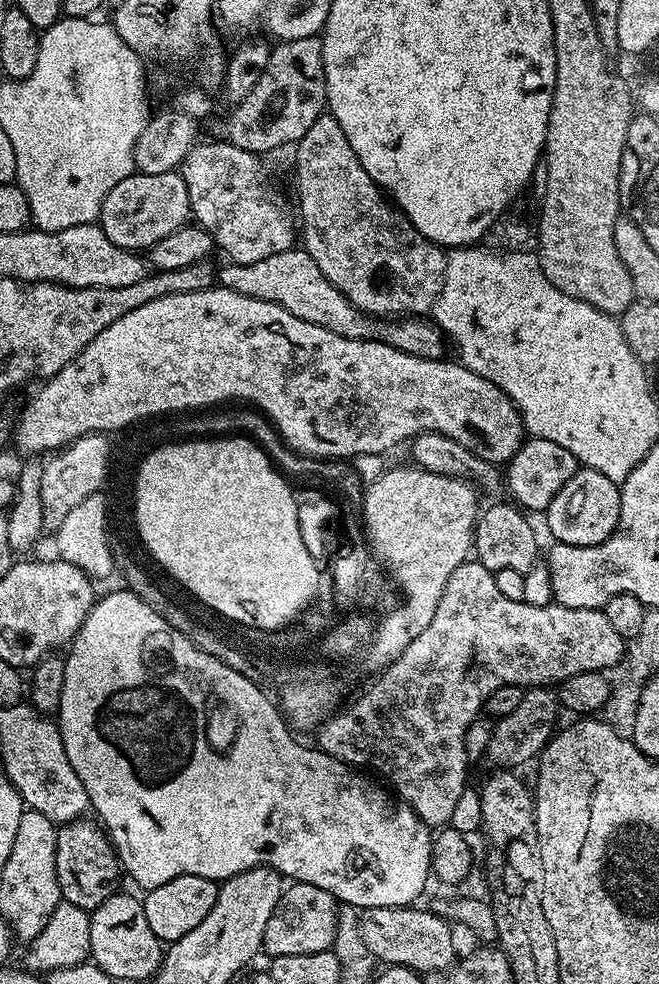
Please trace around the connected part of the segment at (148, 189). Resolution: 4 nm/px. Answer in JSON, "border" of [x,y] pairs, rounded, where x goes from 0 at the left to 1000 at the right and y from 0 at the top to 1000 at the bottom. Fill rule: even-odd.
{"border":[[[272,174],[252,177],[215,177],[185,181],[167,197],[155,205],[150,230],[173,246],[173,250],[185,250],[202,254],[223,254],[234,250],[234,246],[246,246],[252,238],[264,238],[282,227],[294,215],[294,204],[282,193],[282,185],[275,181]]]}

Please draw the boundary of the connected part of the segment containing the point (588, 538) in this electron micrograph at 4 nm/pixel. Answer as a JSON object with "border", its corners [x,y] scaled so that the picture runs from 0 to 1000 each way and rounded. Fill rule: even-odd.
{"border":[[[876,475],[871,486],[841,502],[835,510],[829,527],[832,541],[839,550],[865,555],[901,555],[929,545],[938,535],[941,525],[941,493],[926,490],[920,482],[907,482],[907,478]]]}

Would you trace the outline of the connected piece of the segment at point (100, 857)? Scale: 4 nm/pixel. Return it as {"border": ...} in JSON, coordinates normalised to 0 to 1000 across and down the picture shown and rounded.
{"border":[[[123,831],[90,838],[85,851],[85,883],[93,912],[137,929],[149,921],[155,921],[161,913],[178,910],[176,897],[182,890],[185,894],[185,883],[176,863],[171,862],[162,846],[140,831]]]}

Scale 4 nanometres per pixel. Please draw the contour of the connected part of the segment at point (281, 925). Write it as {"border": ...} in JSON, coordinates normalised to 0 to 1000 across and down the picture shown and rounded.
{"border":[[[439,897],[422,913],[422,921],[416,921],[416,929],[410,929],[410,937],[404,937],[399,966],[408,973],[428,970],[483,970],[499,966],[510,948],[510,929],[513,916],[495,904],[469,898]]]}

